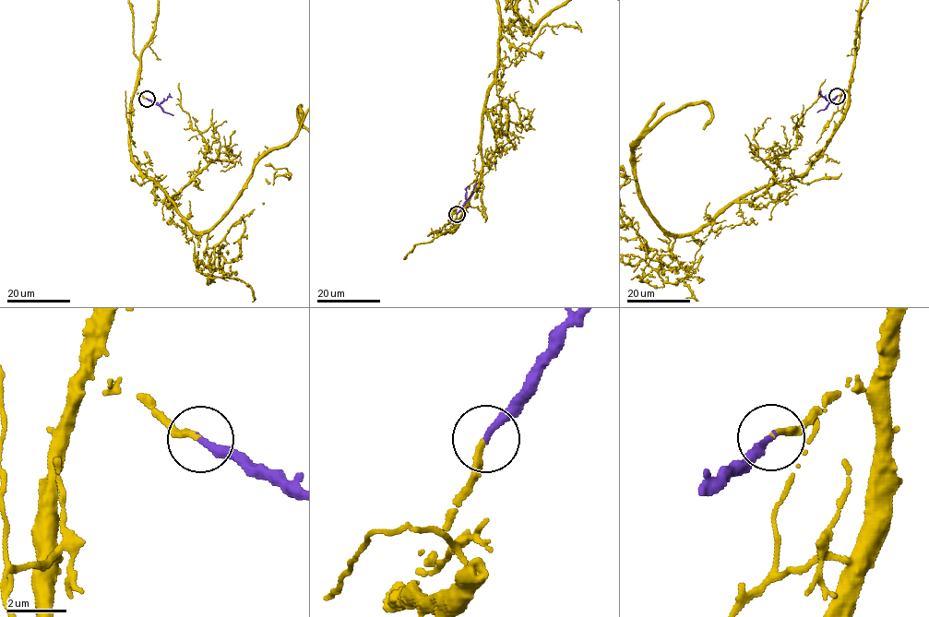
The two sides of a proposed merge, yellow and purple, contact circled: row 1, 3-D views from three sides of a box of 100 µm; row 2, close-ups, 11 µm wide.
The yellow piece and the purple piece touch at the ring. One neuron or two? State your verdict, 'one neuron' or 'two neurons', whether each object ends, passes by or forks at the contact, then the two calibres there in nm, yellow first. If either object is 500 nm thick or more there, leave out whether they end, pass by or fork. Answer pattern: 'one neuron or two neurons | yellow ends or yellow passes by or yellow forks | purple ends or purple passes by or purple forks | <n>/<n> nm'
one neuron | yellow ends | purple ends | 200/260 nm

